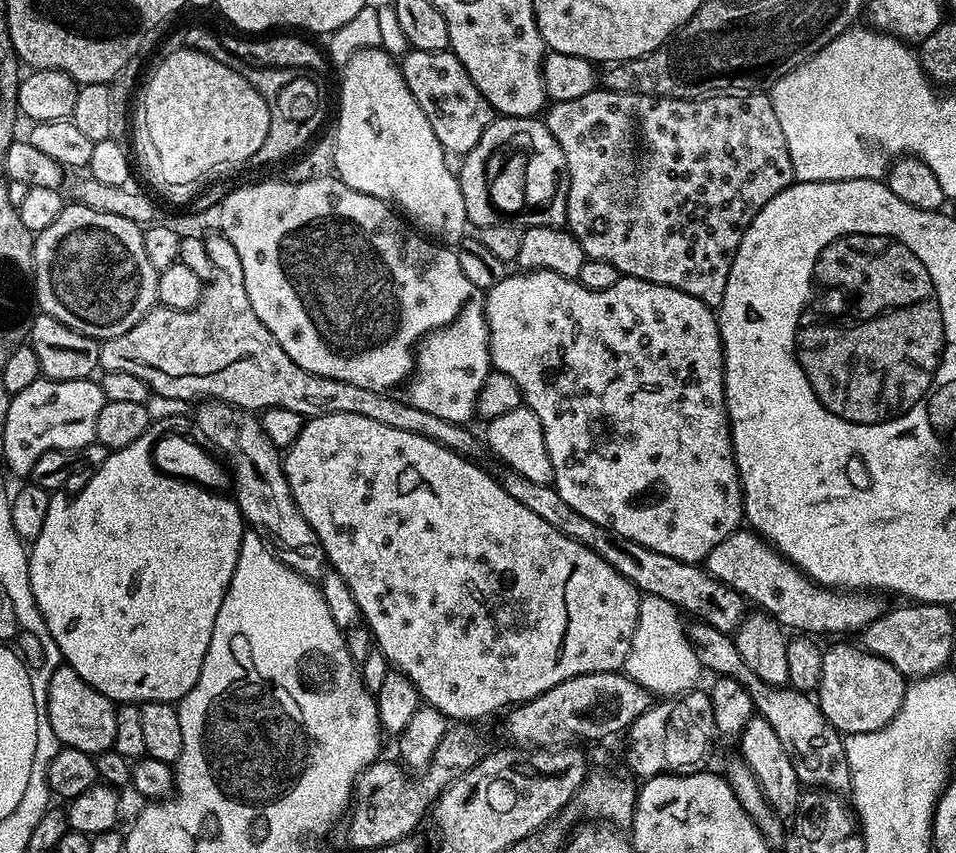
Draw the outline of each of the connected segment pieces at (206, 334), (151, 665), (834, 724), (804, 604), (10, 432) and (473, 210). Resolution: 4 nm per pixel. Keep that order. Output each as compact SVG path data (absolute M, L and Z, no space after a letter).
M214 232L206 238L206 250L214 260L224 260L224 269L230 269L230 276L220 273L209 285L201 289L201 296L193 308L180 311L174 308L154 306L151 311L141 319L136 326L132 327L126 334L118 338L108 339L101 343L100 368L106 372L126 371L128 362L143 362L152 368L163 372L169 372L173 376L184 374L205 374L210 370L216 370L244 352L257 353L260 350L273 351L279 347L276 339L272 337L265 324L255 314L254 308L250 305L249 295L246 294L244 275L242 274L241 259L238 258L234 246L230 245L221 233Z
M145 435L108 454L104 468L85 482L68 512L69 532L45 526L31 541L32 593L60 647L63 663L107 700L137 706L150 700L172 704L198 682L222 604L156 604L156 576L160 576L160 556L164 556L164 560L228 560L228 577L234 578L246 517L235 499L222 495L161 472L153 465L153 441Z
M836 644L821 658L818 703L827 723L837 733L873 732L887 726L902 706L905 687L906 678L895 666L863 647Z
M737 530L710 550L706 570L741 596L752 600L757 609L780 621L785 629L796 628L800 634L814 632L856 632L873 624L882 615L875 595L864 590L837 590L821 586L809 578L792 561L755 531Z
M95 379L36 380L8 401L4 432L4 460L16 476L31 477L42 454L50 450L81 450L96 440L96 423L106 403L101 385Z
M500 116L493 119L486 134L482 134L480 141L469 152L463 153L461 160L464 161L458 167L460 190L466 204L468 223L477 229L498 223L519 225L520 216L528 220L524 222L532 222L537 219L536 208L563 209L568 203L566 158L543 119L531 116Z

